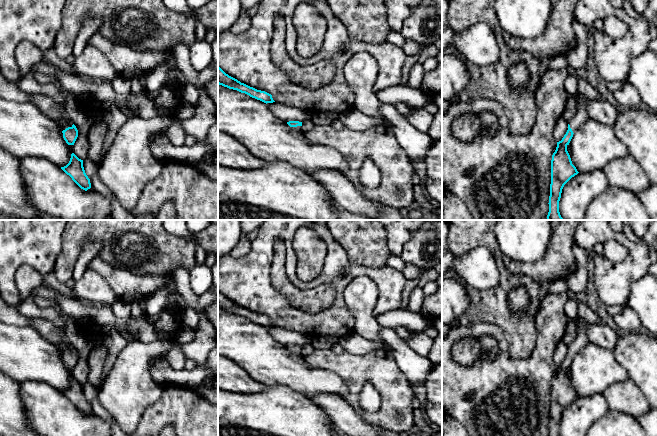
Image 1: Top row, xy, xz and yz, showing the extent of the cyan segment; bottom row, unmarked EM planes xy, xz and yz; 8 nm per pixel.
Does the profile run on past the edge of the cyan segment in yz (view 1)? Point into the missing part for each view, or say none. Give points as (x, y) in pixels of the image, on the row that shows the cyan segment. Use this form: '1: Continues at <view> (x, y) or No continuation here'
1: Continues at yz (581, 117)

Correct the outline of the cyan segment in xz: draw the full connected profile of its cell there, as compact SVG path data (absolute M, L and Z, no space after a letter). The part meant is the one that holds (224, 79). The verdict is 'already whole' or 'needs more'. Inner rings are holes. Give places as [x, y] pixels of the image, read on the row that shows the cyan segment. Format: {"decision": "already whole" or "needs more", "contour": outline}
{"decision": "already whole", "contour": "M218 66L218 84L227 87L229 89L237 90L241 93L245 93L250 97L260 100L266 104L275 102L271 94L265 91L257 90L244 83L241 83L237 79L226 74L219 66Z"}

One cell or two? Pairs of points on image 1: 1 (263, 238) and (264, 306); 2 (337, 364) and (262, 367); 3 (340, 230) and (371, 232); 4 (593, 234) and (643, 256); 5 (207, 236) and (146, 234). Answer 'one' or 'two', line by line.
1: one
2: two
3: one
4: one
5: one

